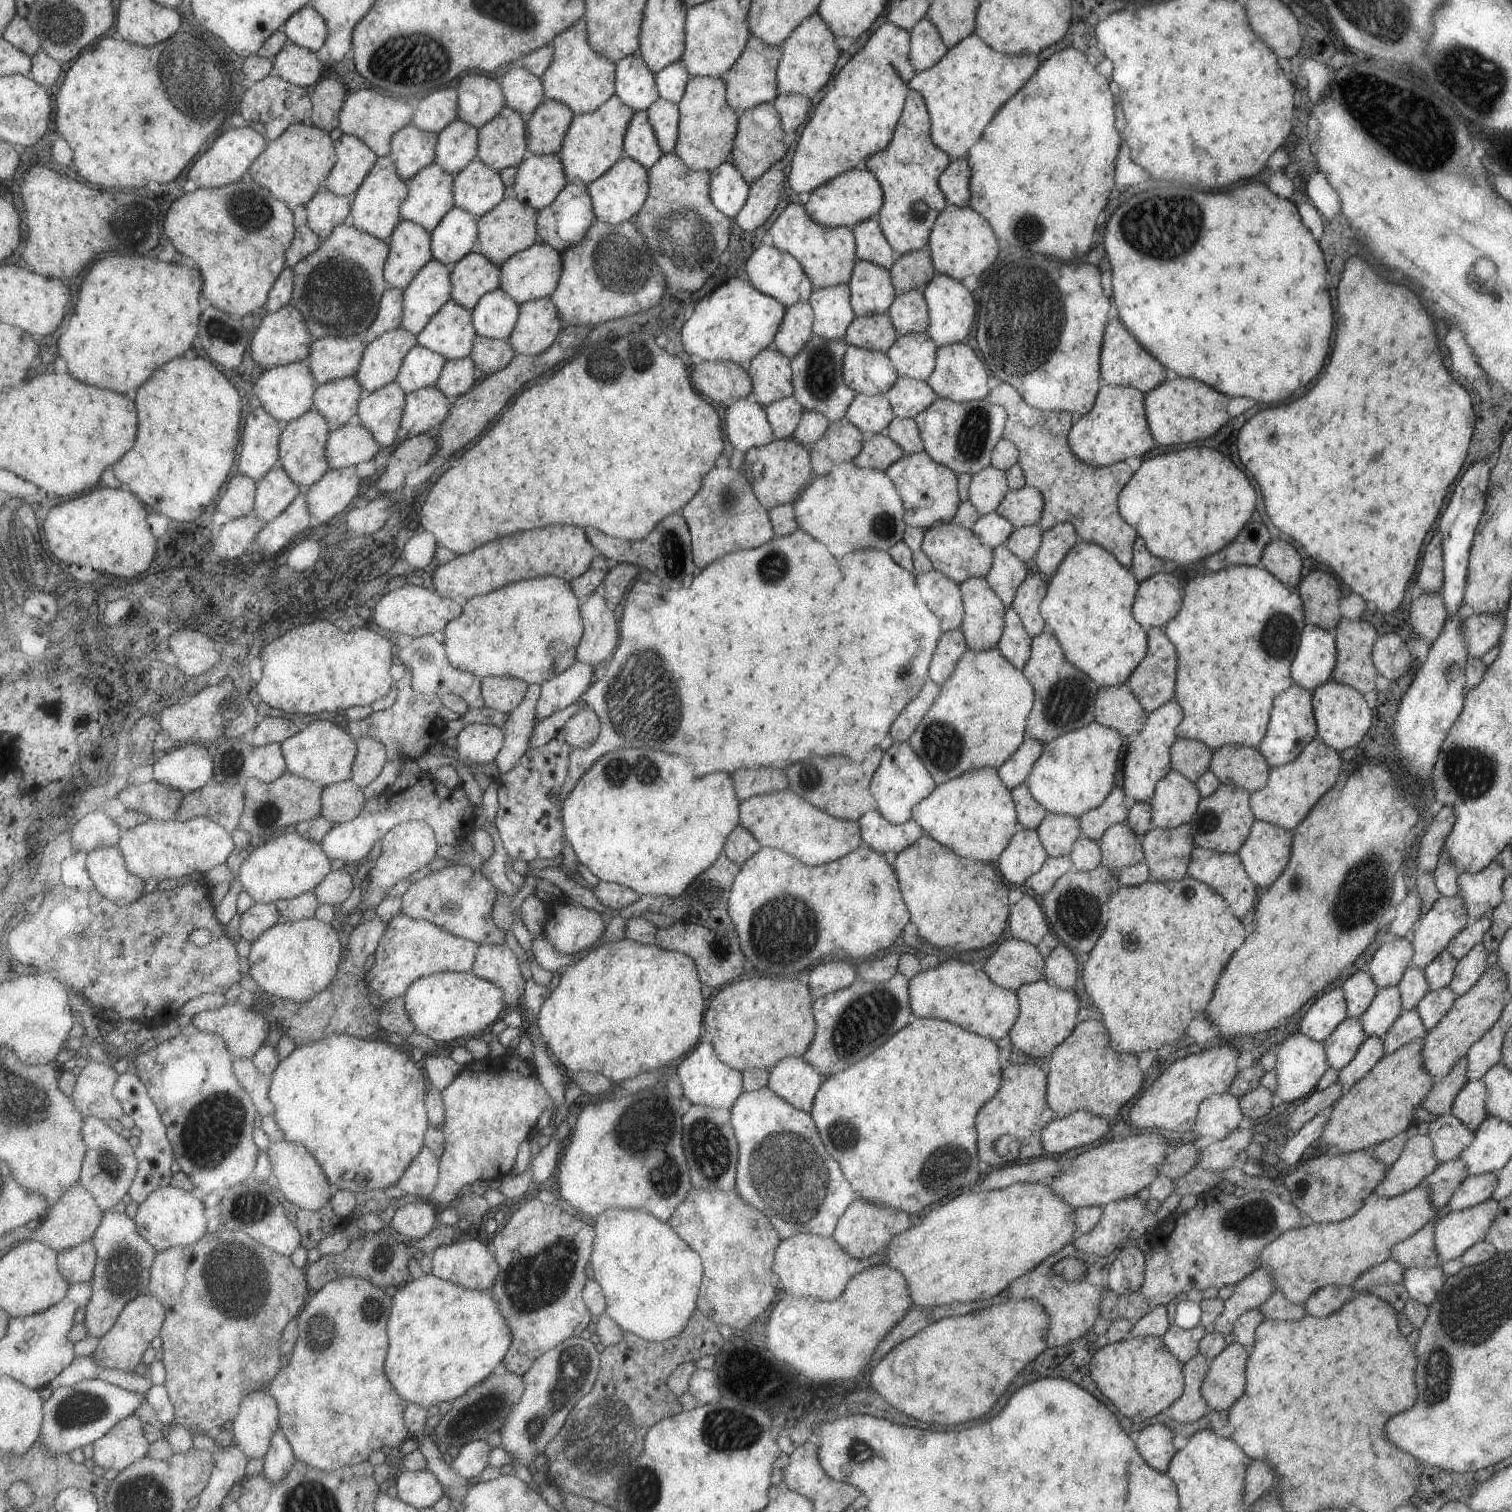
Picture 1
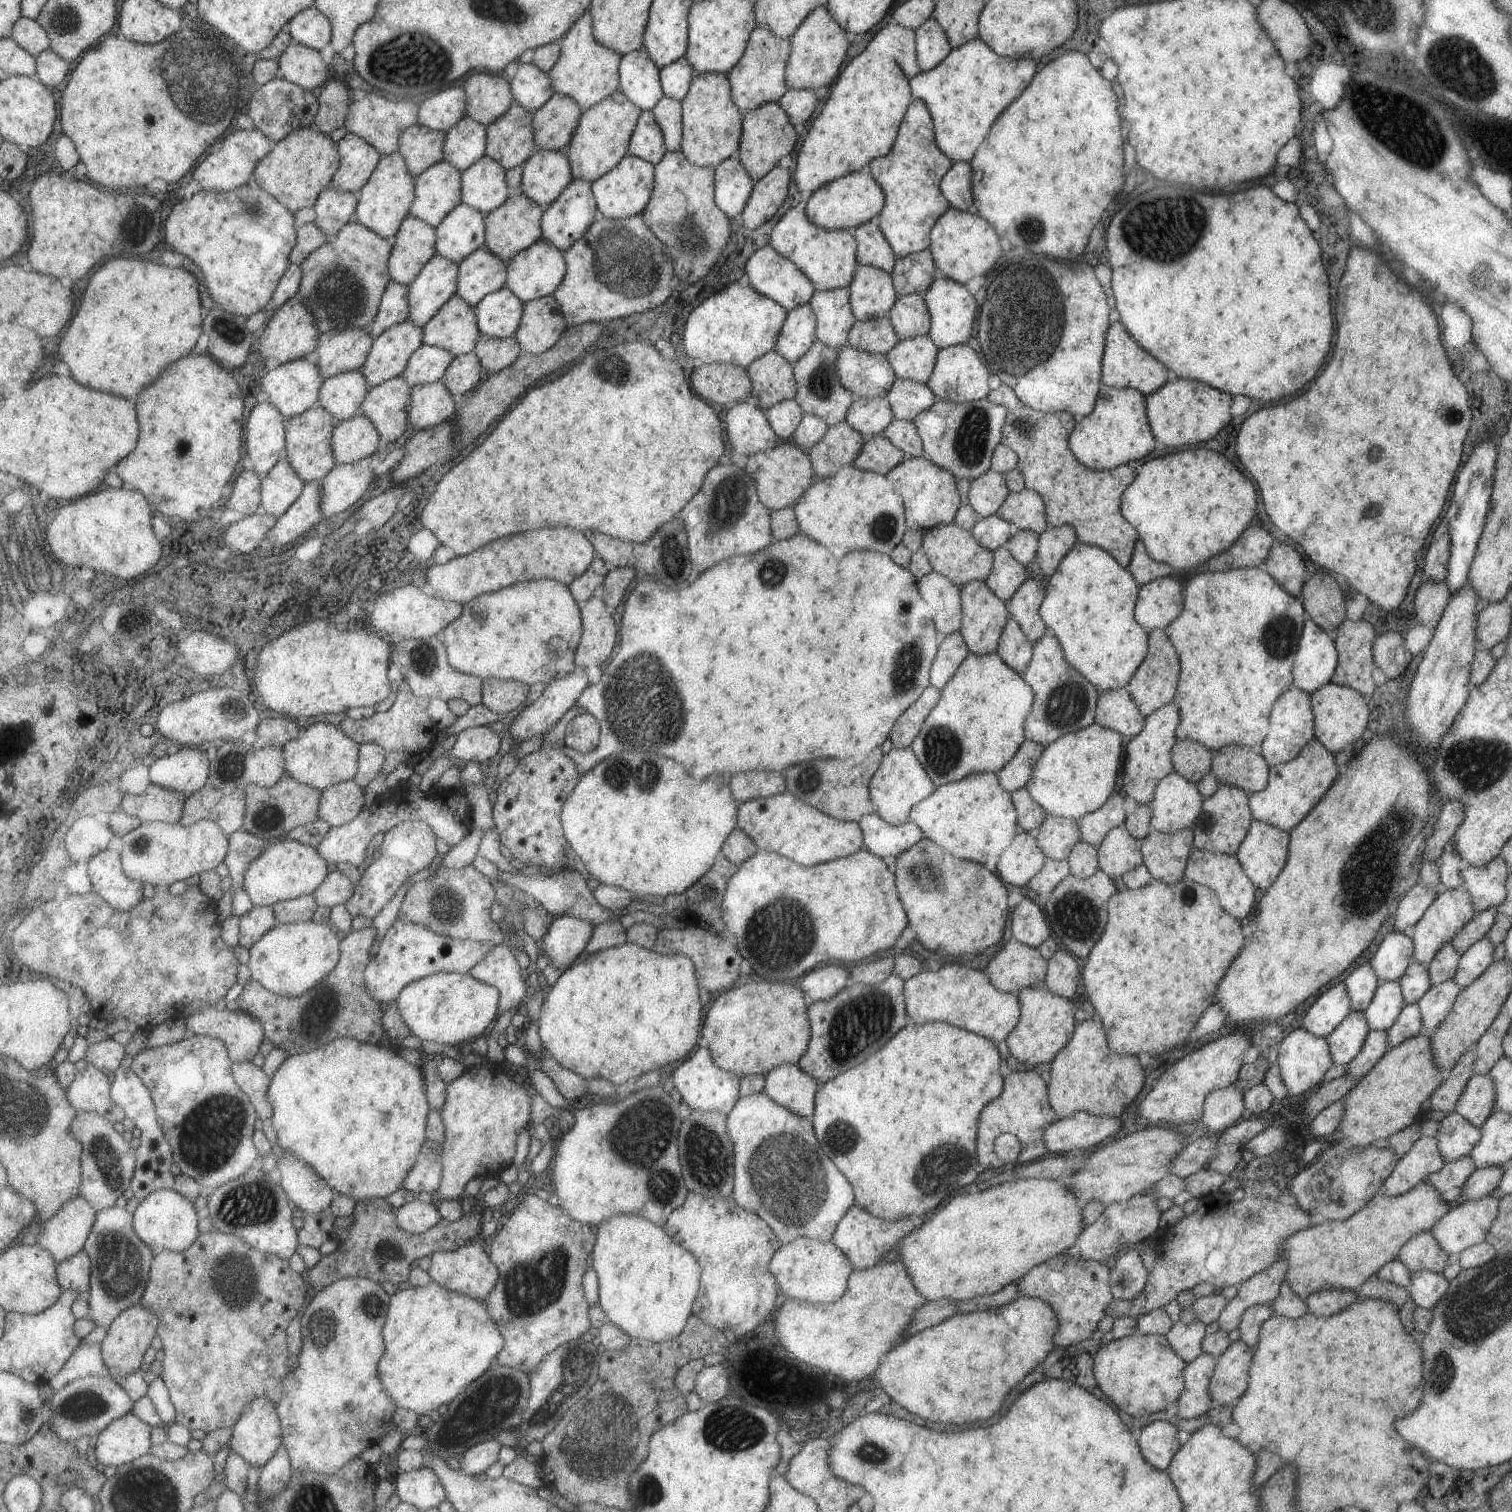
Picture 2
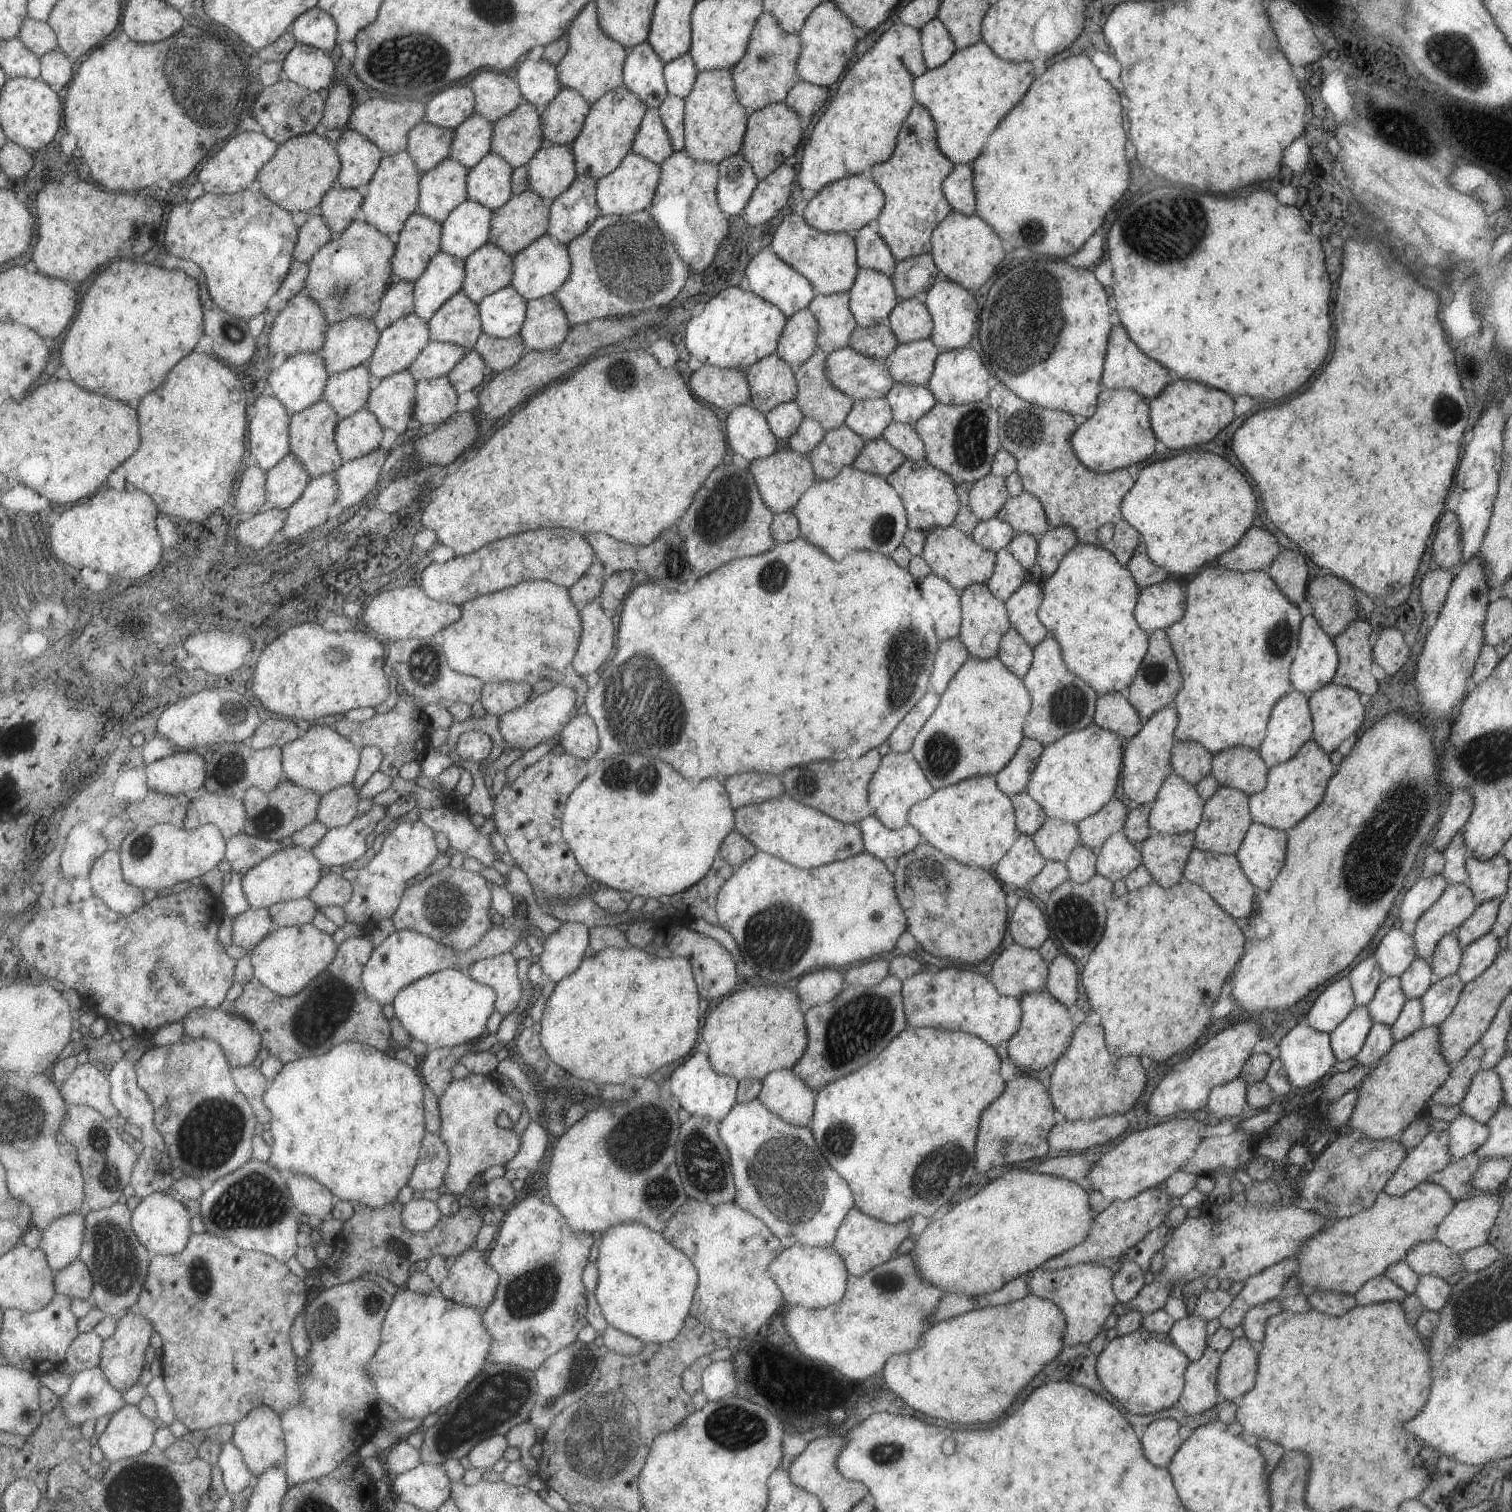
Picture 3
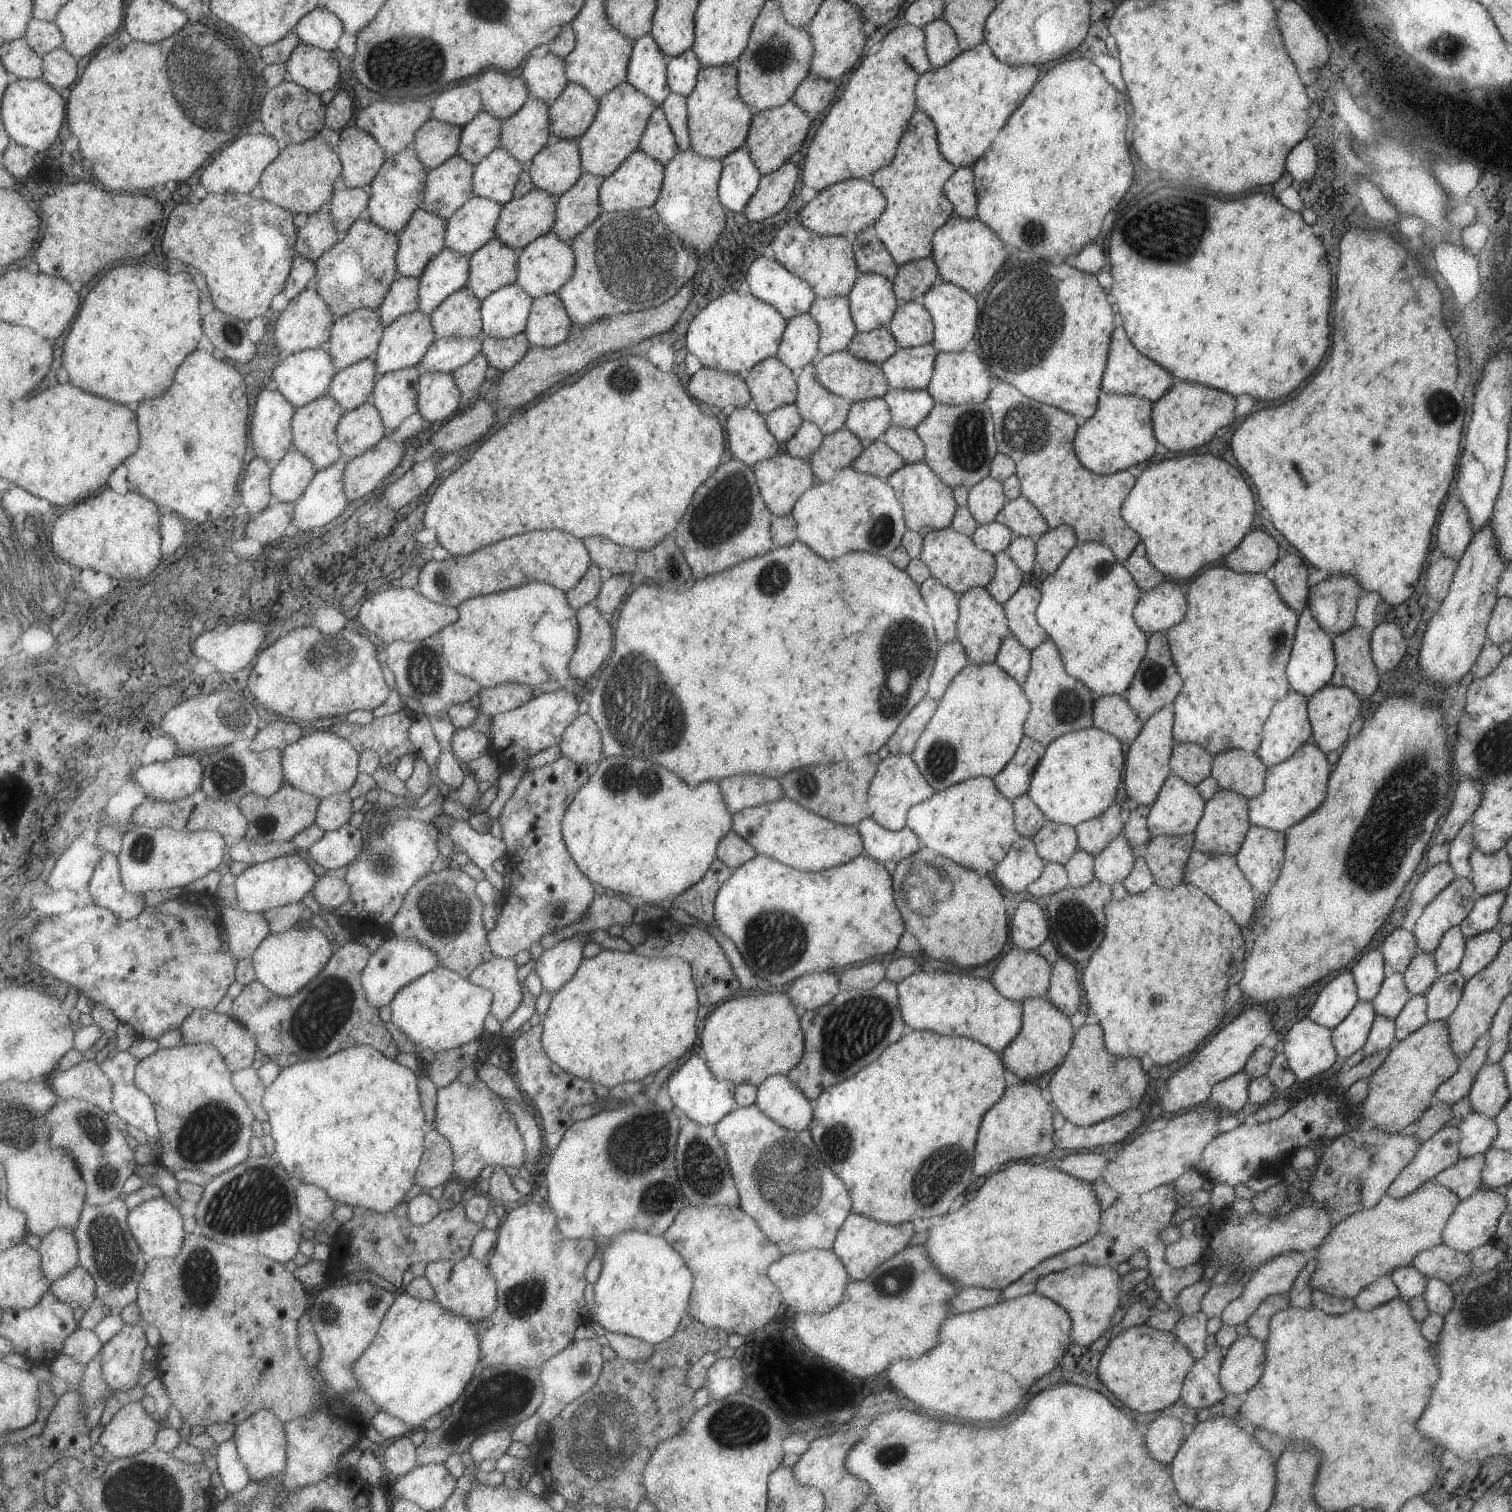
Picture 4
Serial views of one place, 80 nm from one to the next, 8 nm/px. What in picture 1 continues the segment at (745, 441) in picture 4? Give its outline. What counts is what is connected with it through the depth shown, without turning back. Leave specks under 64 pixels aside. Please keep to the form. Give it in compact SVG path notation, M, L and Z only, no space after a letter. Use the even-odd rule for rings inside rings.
M747 398L734 400L727 407L724 419L727 440L741 452L769 444L774 439L764 408Z

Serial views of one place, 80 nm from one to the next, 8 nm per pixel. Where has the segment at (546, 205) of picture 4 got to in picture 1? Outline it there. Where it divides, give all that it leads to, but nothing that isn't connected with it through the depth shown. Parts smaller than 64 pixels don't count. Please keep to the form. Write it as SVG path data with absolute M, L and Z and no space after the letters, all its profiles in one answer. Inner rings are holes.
M515 197L504 198L499 205L476 220L479 253L500 267L512 254L528 249L537 241L536 216L537 211L532 206L519 202Z

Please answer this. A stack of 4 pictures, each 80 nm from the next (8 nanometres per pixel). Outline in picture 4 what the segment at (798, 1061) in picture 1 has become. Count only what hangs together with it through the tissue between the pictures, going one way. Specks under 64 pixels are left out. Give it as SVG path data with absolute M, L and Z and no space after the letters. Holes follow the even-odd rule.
M786 1075L768 1076L756 1086L754 1105L777 1126L790 1131L807 1129L812 1119L813 1105Z

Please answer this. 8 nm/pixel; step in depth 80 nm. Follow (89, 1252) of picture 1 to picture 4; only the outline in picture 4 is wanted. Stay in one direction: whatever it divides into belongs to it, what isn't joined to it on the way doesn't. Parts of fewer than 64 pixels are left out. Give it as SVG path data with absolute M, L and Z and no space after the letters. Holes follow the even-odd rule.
M80 1264L69 1274L52 1282L51 1291L63 1302L87 1309L99 1298L96 1295L96 1278Z

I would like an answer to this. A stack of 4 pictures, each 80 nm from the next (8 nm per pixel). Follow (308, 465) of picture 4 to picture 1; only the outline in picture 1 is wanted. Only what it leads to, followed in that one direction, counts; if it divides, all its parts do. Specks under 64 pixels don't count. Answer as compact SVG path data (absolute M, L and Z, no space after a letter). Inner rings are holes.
M283 466L273 467L258 482L255 514L266 523L275 520L293 504L303 489Z

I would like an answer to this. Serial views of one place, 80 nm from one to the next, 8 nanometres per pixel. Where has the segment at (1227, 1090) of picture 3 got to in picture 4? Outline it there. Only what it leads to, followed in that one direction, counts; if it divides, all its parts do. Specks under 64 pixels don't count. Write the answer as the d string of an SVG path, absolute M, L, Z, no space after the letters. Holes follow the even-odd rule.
M1241 1069L1239 1072L1224 1078L1211 1087L1209 1102L1227 1108L1230 1112L1239 1110L1248 1102L1249 1077Z

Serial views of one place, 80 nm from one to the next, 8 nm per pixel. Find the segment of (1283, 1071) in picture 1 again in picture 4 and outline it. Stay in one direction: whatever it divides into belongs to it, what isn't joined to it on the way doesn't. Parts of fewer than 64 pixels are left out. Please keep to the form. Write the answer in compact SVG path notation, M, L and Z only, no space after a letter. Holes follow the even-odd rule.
M1307 1016L1289 1028L1283 1039L1283 1054L1296 1081L1308 1080L1321 1074L1340 1060L1331 1033L1332 1029L1313 1022Z

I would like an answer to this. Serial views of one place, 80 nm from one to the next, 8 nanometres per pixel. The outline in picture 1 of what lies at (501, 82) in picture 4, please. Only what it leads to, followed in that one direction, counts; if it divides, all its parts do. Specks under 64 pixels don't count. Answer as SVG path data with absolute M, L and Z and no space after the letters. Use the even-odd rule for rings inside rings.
M466 74L457 87L460 117L478 129L505 107L504 93L498 79L481 74Z

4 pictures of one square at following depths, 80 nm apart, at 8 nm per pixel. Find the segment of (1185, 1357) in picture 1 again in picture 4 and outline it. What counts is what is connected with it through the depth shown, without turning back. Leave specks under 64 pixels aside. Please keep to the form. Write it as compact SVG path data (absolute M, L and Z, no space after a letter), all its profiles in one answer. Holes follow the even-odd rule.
M1201 1311L1178 1318L1172 1332L1187 1347L1194 1360L1205 1354L1205 1323L1208 1318Z

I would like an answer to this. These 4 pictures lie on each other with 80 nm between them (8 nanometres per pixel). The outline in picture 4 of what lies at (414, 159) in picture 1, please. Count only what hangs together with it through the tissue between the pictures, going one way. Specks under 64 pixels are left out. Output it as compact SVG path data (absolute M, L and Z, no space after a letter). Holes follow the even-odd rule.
M433 118L416 134L414 148L430 171L457 156L463 134L462 126Z

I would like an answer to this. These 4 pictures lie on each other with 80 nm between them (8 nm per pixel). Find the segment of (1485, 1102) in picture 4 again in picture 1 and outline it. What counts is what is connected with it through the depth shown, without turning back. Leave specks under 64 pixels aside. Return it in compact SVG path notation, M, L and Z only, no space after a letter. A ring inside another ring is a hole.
M1483 1079L1467 1081L1452 1104L1452 1115L1474 1131L1488 1116L1485 1110L1486 1086Z

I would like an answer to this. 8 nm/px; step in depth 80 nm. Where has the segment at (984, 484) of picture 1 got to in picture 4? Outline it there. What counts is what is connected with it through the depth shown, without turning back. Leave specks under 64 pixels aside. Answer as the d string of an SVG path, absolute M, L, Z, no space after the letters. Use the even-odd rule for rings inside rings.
M989 476L967 489L966 507L978 525L993 522L996 514L1007 502L1002 482Z

